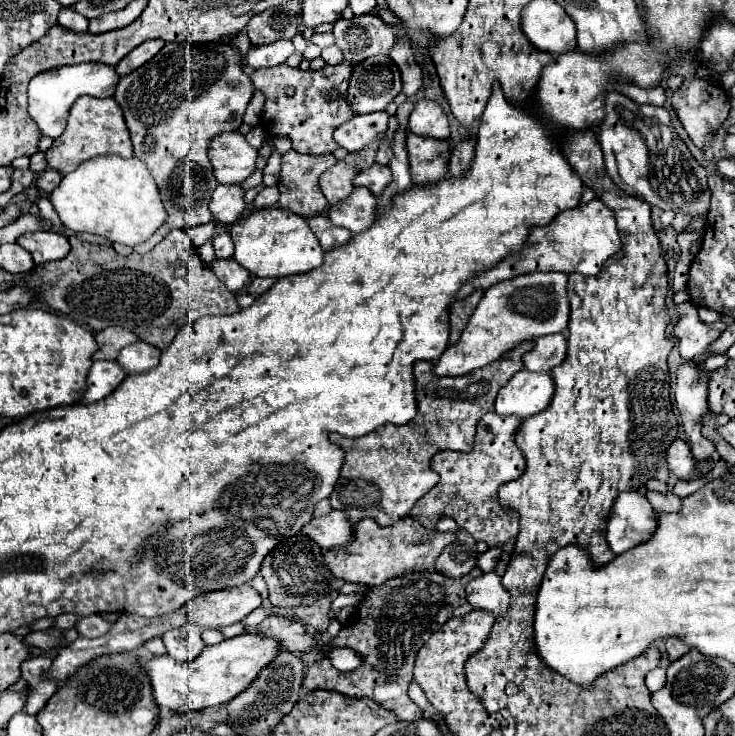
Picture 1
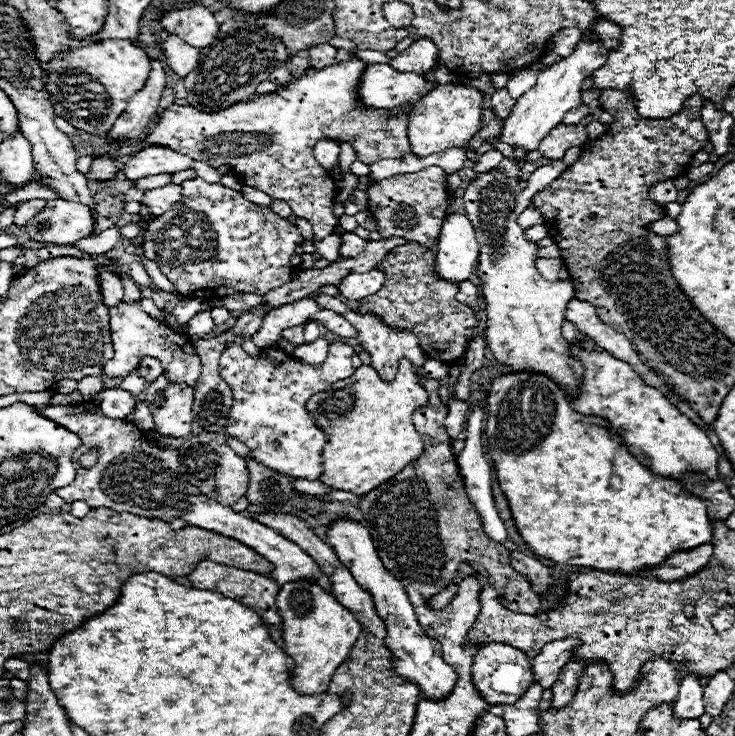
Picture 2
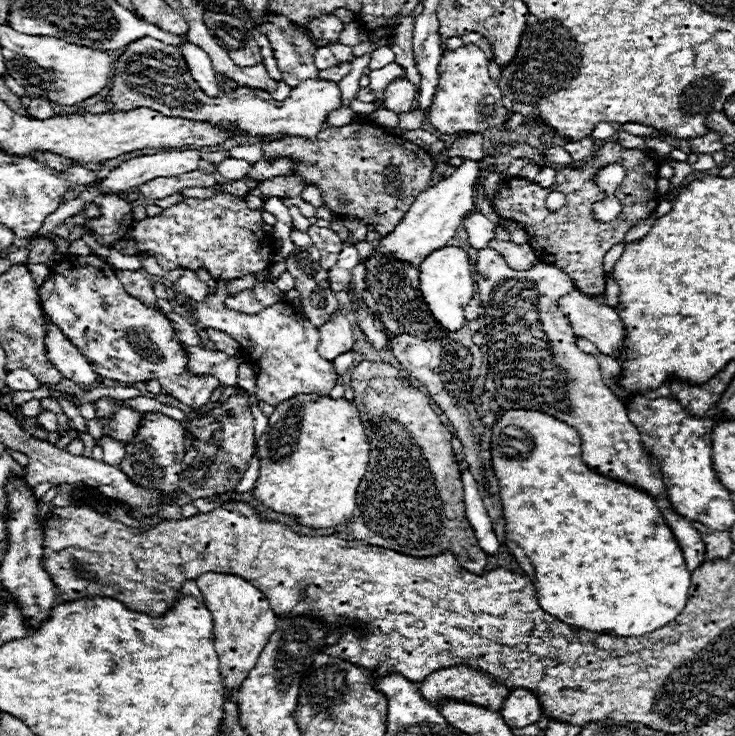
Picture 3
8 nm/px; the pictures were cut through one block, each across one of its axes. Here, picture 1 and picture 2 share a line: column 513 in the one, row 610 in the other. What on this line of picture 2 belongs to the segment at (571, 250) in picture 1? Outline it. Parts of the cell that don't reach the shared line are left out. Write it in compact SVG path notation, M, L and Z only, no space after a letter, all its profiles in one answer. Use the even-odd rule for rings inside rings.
M198 562L196 570L192 574L188 574L188 580L198 590L216 590L216 592L222 592L224 596L252 608L254 612L258 612L262 616L264 624L268 624L276 632L282 632L282 618L280 618L278 608L276 608L276 596L278 596L280 584L274 582L272 578L256 574L256 572L248 572L248 570L222 566L222 564L216 564L216 562Z

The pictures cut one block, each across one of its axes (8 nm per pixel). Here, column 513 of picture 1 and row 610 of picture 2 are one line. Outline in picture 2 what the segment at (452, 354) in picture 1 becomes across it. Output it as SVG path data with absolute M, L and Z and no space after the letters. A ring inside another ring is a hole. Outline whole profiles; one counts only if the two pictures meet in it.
M312 580L288 582L278 592L278 612L284 620L284 650L294 658L296 672L292 686L304 694L326 692L336 668L350 654L354 642L362 634L362 624L344 608L332 592L326 592Z

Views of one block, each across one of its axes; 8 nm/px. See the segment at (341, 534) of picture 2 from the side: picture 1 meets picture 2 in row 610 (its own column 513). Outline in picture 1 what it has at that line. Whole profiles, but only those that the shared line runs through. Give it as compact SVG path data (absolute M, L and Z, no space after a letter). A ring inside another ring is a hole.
M526 368L514 374L498 392L496 414L514 414L522 420L548 408L554 396L552 376L546 372L528 372Z

